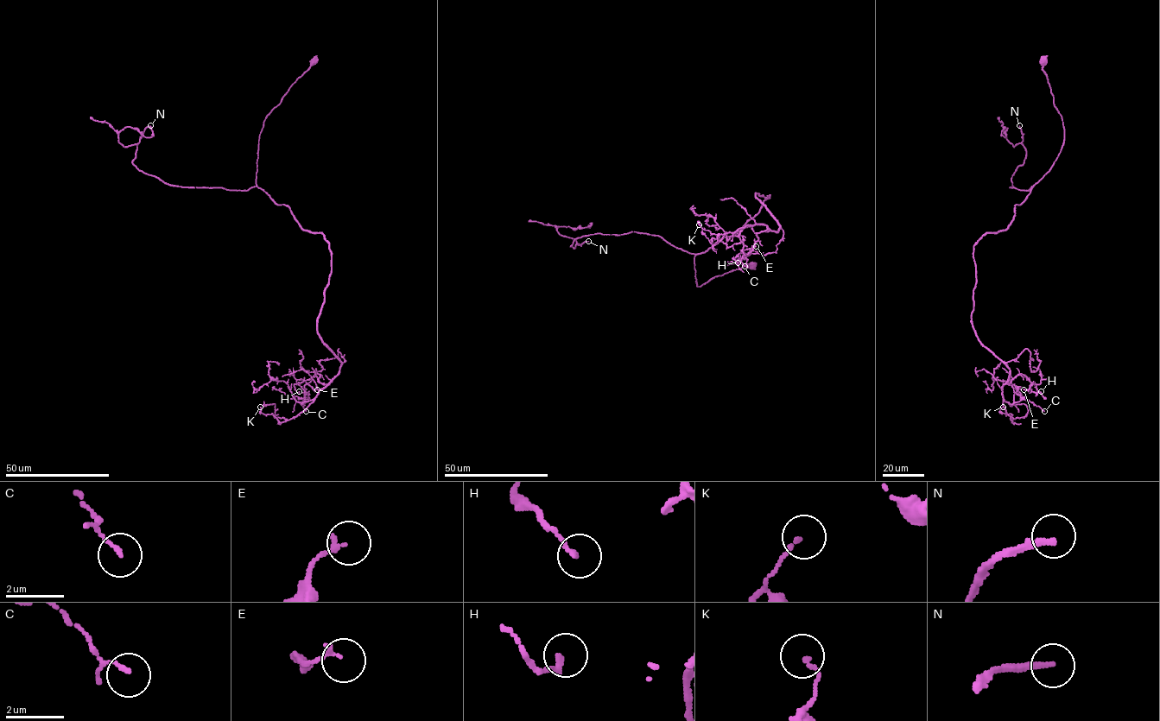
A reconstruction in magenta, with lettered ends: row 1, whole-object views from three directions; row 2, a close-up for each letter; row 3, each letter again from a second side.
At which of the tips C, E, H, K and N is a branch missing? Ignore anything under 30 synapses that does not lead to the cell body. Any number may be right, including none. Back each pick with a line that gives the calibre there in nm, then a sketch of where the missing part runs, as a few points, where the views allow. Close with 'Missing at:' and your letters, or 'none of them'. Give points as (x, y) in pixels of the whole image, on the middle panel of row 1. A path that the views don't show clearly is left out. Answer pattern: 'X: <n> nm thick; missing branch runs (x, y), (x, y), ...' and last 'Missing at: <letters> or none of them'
N: 200 nm thick; missing branch runs (588, 241), (604, 250), (618, 240), (646, 241), (663, 231)
Missing at: N

